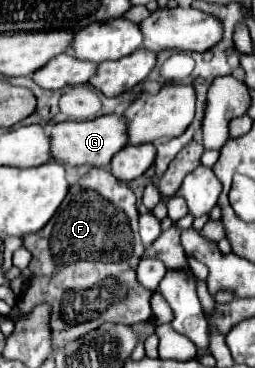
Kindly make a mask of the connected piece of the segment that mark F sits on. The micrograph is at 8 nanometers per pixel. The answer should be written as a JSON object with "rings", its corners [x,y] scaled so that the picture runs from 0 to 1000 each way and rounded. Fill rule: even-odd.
{"rings":[[[369,457],[337,484],[282,500],[267,533],[251,538],[235,571],[204,587],[204,598],[157,630],[94,641],[94,674],[125,690],[110,728],[133,750],[110,788],[86,799],[86,810],[71,810],[63,837],[110,848],[165,821],[188,821],[204,832],[196,886],[212,918],[212,957],[235,951],[267,924],[298,924],[376,897],[408,875],[541,880],[573,875],[596,859],[596,793],[533,766],[533,723],[565,685],[565,663],[541,636],[533,533],[486,495],[455,489],[431,462]]]}

